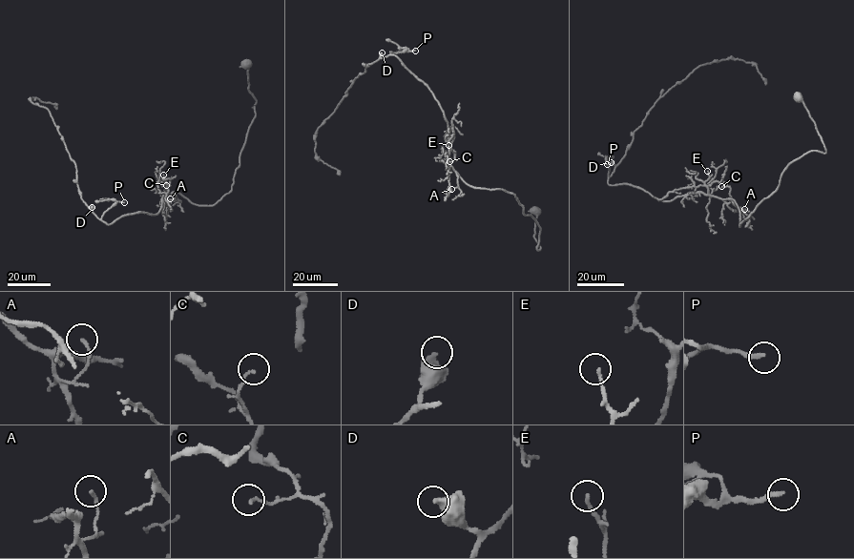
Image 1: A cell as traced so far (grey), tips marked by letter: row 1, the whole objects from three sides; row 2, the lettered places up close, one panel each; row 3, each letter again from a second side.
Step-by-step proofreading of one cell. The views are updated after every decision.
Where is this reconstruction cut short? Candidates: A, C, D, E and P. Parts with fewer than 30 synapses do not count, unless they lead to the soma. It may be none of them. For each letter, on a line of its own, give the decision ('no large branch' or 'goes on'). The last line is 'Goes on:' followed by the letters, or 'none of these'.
A: no large branch
C: no large branch
D: no large branch
E: no large branch
P: goes on
Goes on: P

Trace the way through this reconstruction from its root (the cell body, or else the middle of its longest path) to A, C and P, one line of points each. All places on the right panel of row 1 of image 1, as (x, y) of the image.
A: (798, 96), (826, 152), (811, 150), (788, 165), (777, 189), (739, 226), (737, 204), (723, 199), (744, 209)
C: (798, 96), (826, 152), (788, 165), (739, 226), (737, 204), (723, 199), (732, 200), (730, 188), (721, 186)
P: (798, 96), (826, 152), (788, 165), (739, 226), (733, 199), (690, 192), (658, 199), (609, 184), (607, 164)

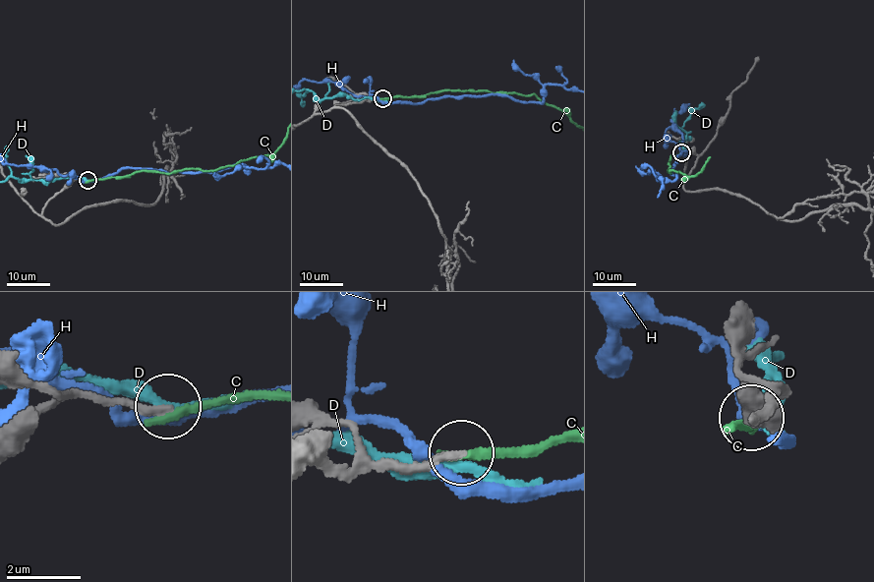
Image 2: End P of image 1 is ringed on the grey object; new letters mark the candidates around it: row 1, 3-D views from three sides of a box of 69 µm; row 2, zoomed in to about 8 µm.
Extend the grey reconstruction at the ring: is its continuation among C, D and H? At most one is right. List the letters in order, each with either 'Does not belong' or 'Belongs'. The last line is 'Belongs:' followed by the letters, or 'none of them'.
C: Does not belong
D: Does not belong
H: Does not belong
Belongs: none of them

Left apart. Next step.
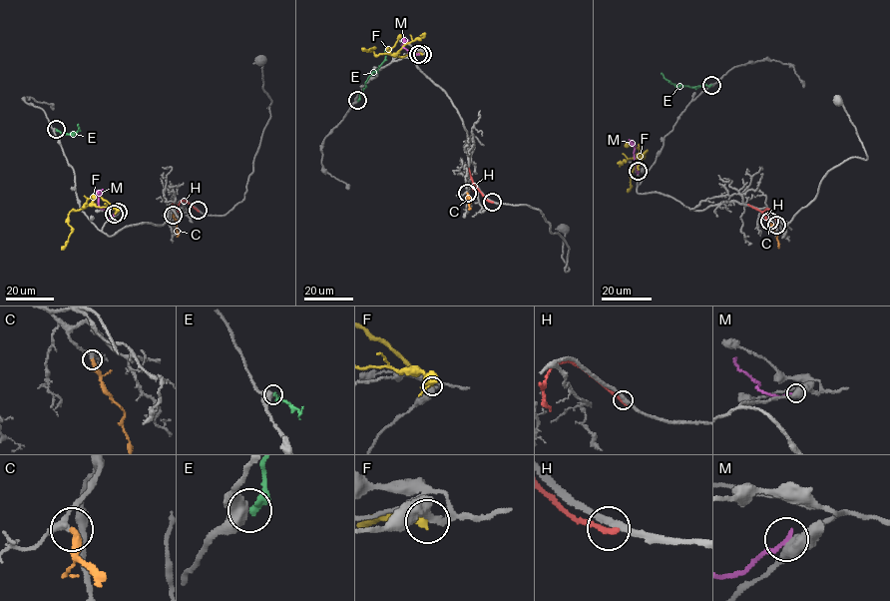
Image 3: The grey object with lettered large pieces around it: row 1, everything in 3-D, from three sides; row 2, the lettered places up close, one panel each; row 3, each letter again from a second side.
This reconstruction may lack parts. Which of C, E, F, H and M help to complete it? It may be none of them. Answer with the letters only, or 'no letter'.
C

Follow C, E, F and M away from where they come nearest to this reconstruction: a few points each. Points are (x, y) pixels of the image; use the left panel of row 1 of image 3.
C: (173, 215), (177, 237)
E: (56, 129), (62, 135), (73, 136), (79, 130), (78, 124)
F: (118, 212), (97, 197), (83, 209), (70, 211), (68, 224), (72, 233), (61, 250)
M: (115, 214), (107, 218), (99, 207), (98, 193), (103, 189)

